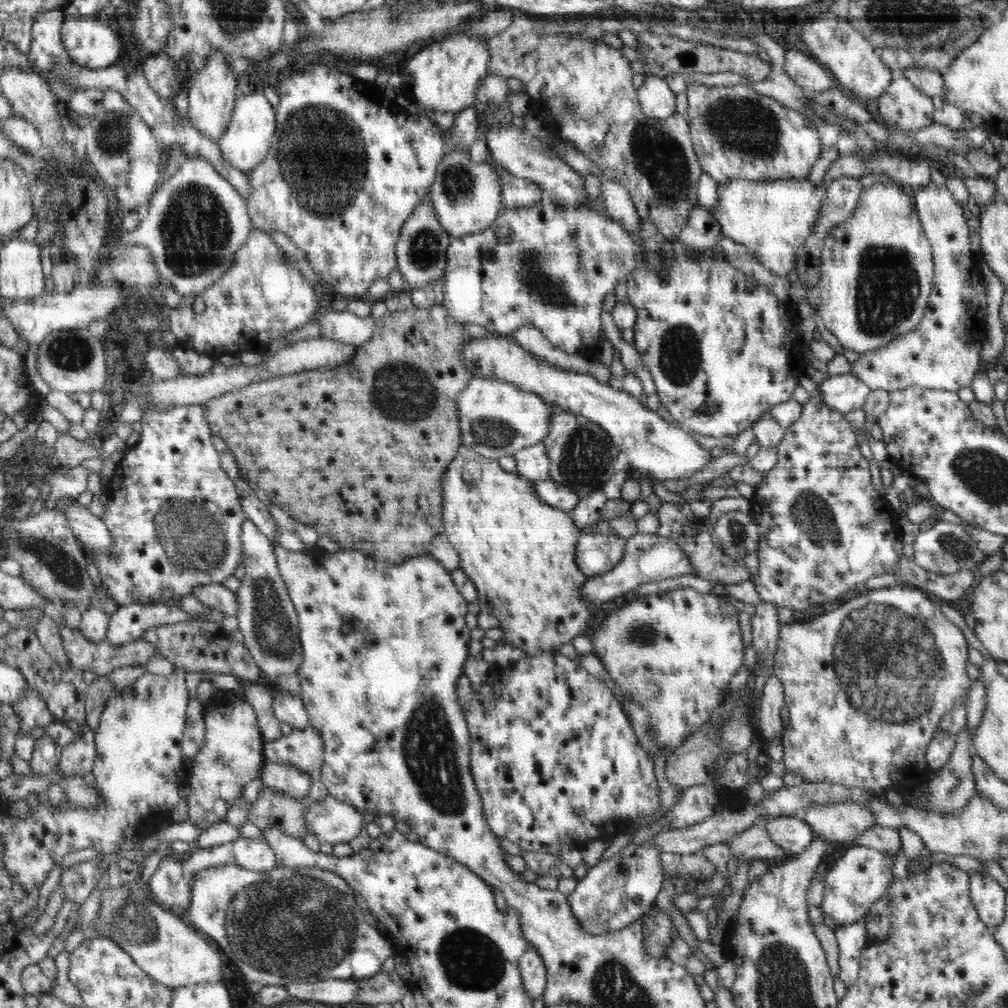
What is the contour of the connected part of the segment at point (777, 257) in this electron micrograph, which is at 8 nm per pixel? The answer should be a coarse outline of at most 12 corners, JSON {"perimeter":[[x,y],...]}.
{"perimeter":[[730,179],[711,211],[724,236],[786,276],[826,190]]}

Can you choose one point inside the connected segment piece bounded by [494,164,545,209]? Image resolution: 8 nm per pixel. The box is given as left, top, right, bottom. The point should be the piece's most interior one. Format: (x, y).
(517, 192)

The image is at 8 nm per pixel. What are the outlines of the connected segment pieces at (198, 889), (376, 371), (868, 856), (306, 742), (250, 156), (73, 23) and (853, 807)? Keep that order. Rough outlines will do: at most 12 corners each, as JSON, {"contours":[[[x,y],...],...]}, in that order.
{"contours":[[[226,863],[178,912],[246,982],[394,955],[336,872]],[[444,304],[202,404],[238,468],[380,563],[444,533],[473,377]],[[850,845],[822,878],[821,908],[862,920],[894,880],[898,853]],[[312,725],[265,741],[263,755],[316,779],[324,741]],[[262,92],[238,97],[219,136],[223,159],[250,171],[268,156],[276,112]],[[65,15],[60,35],[70,60],[104,70],[122,44],[97,15]],[[857,804],[810,806],[815,838],[850,843],[878,825]]]}

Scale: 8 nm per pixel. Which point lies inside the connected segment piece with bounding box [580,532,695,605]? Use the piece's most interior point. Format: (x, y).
(649, 558)

